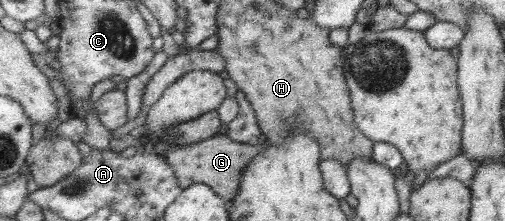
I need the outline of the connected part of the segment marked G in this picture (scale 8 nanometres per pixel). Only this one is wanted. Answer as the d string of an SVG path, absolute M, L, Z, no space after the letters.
M228 134L214 135L205 141L184 146L166 148L163 152L165 159L174 169L178 184L182 188L188 188L196 183L210 186L227 202L230 202L237 194L241 185L241 174L246 165L260 153L266 150L269 143L253 145L235 141Z

